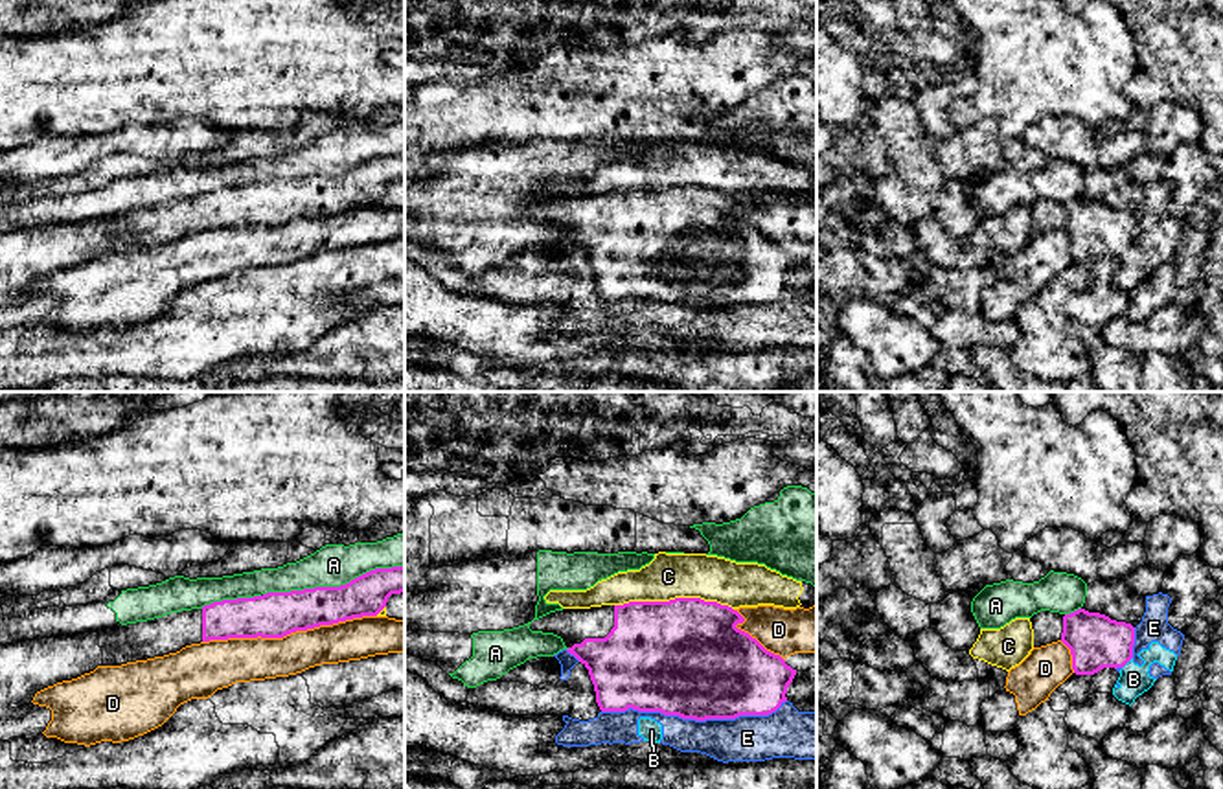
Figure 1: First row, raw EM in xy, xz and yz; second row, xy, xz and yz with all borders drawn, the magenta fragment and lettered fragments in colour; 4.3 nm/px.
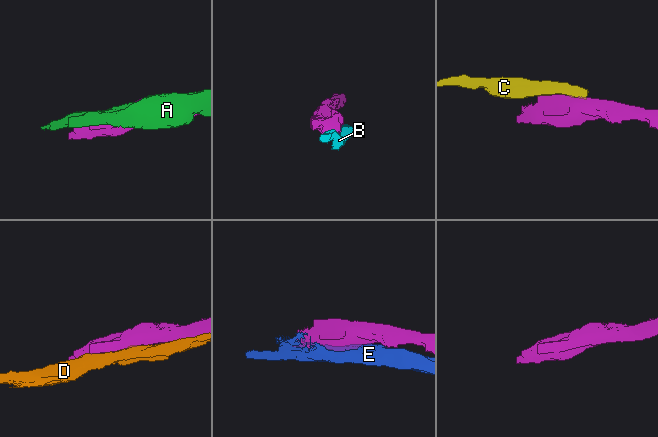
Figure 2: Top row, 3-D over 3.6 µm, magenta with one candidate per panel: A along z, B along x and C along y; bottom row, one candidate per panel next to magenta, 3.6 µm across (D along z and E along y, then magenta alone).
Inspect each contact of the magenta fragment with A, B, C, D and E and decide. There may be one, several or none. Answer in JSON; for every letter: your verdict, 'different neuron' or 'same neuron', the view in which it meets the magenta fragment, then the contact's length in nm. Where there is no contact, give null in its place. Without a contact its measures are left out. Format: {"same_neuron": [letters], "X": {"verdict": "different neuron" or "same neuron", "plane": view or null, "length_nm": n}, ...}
{"same_neuron": [], "A": {"verdict": "different neuron", "plane": "xy", "length_nm": 650}, "B": {"verdict": "different neuron", "plane": "yz", "length_nm": 70}, "C": {"verdict": "different neuron", "plane": "xz", "length_nm": 500}, "D": {"verdict": "different neuron", "plane": "xy", "length_nm": 750}, "E": {"verdict": "different neuron", "plane": "xz", "length_nm": 800}}

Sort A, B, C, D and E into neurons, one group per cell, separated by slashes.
A / B E / C / D

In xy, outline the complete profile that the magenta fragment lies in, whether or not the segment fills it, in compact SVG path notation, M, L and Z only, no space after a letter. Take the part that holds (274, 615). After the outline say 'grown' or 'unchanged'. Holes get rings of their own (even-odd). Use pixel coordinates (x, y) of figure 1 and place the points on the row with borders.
M405 566L375 568L340 587L314 587L291 592L267 592L254 598L223 600L202 609L171 612L162 618L127 623L116 629L11 642L0 646L0 741L31 739L51 721L51 710L33 704L37 692L77 679L97 666L121 666L177 653L186 646L228 638L283 638L296 631L377 616L392 594L405 592Z; grown

